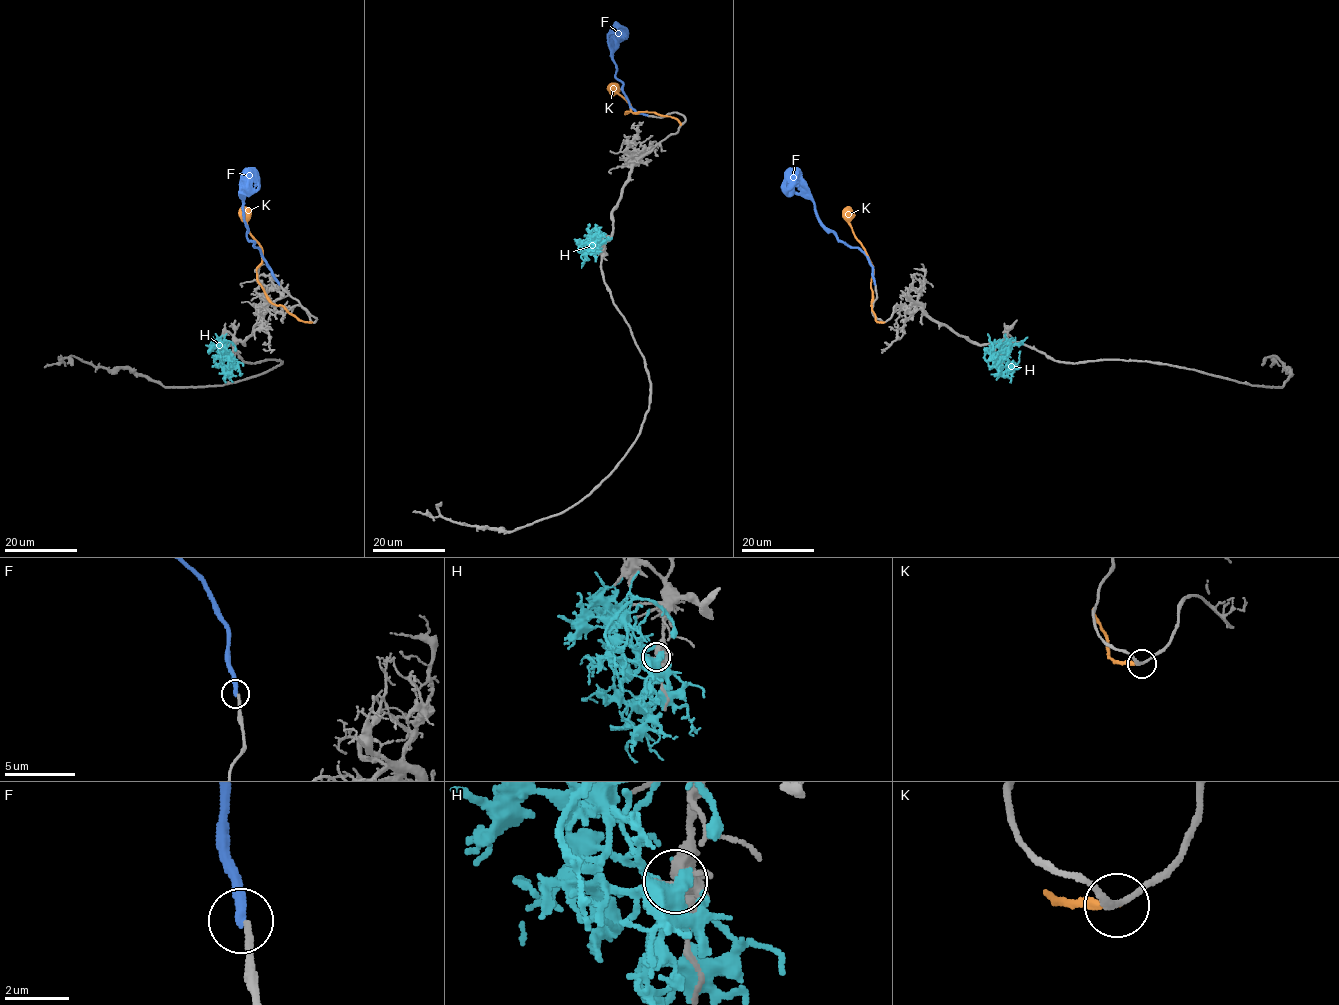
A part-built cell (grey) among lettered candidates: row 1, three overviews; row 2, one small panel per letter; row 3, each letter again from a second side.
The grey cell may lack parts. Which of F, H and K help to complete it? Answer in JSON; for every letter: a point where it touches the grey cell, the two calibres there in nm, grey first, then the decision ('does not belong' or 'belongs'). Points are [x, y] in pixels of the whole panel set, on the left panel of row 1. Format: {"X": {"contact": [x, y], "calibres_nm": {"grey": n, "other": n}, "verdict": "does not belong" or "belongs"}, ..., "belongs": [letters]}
{"F": {"contact": [278, 284], "calibres_nm": {"grey": 200, "other": 360}, "verdict": "does not belong"}, "H": {"contact": [231, 355], "calibres_nm": {"grey": 380, "other": 380}, "verdict": "does not belong"}, "K": {"contact": [312, 322], "calibres_nm": {"grey": 220, "other": 240}, "verdict": "does not belong"}, "belongs": []}

